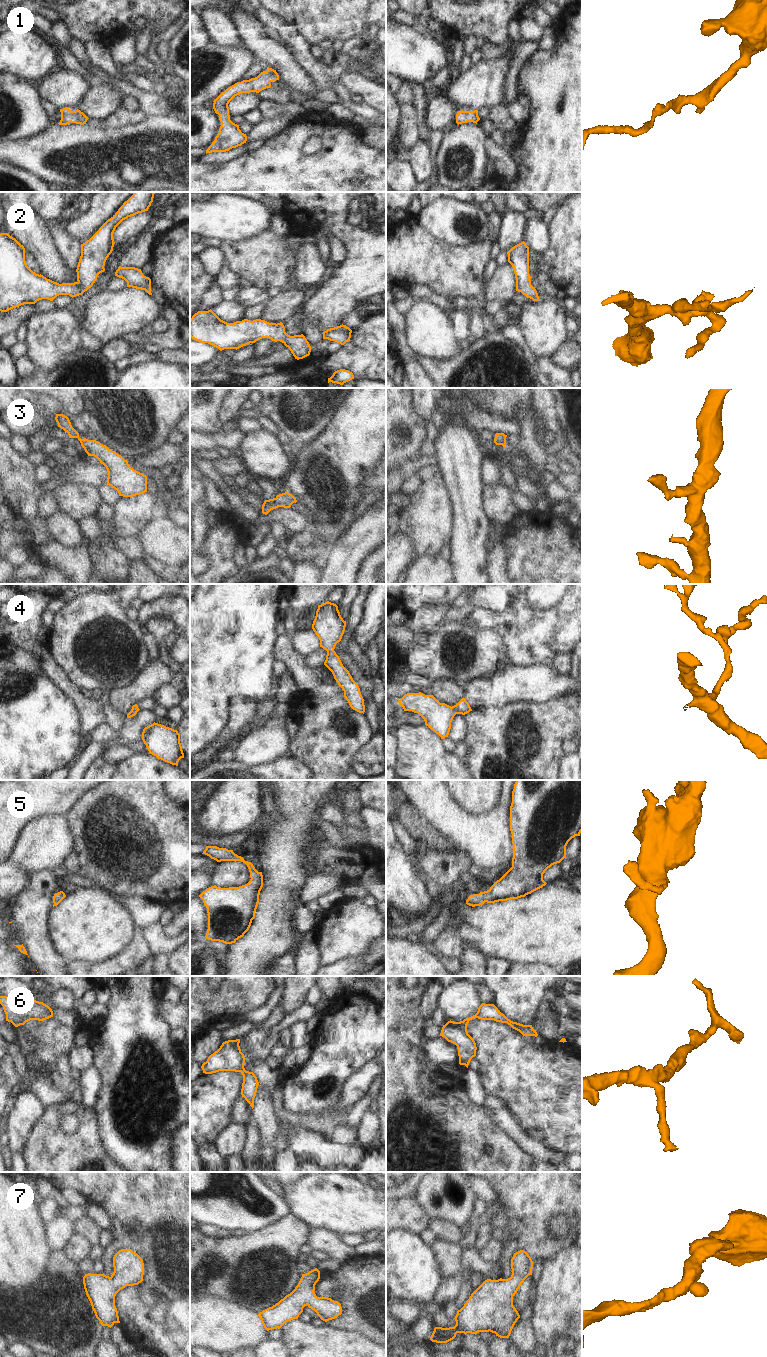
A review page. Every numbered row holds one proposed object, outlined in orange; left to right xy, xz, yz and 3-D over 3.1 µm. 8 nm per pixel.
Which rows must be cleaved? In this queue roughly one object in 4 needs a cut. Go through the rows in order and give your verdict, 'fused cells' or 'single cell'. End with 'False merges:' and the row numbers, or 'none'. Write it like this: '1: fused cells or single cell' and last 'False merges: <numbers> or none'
1: single cell
2: single cell
3: single cell
4: single cell
5: single cell
6: single cell
7: single cell
False merges: none

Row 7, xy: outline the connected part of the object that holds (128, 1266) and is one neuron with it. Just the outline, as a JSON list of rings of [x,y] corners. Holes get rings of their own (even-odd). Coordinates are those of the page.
[[[121,1249],[113,1257],[114,1272],[109,1277],[104,1274],[85,1274],[83,1284],[86,1295],[91,1303],[96,1318],[102,1326],[112,1327],[120,1323],[118,1311],[115,1306],[116,1294],[126,1286],[138,1285],[143,1281],[144,1263],[142,1258],[131,1249]]]

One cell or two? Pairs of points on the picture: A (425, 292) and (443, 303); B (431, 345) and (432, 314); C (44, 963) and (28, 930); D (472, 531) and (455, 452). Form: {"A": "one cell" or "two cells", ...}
{"A": "one cell", "B": "one cell", "C": "one cell", "D": "one cell"}

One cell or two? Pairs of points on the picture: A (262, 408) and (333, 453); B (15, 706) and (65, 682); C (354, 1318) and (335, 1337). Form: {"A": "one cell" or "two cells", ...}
{"A": "two cells", "B": "two cells", "C": "two cells"}

